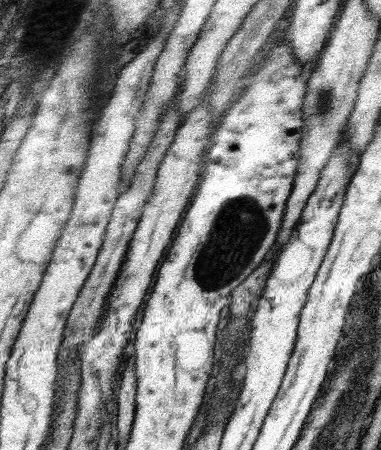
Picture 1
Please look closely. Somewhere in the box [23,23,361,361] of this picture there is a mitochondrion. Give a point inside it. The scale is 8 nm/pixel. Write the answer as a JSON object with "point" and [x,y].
{"point":[242,226]}

